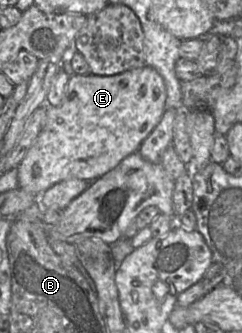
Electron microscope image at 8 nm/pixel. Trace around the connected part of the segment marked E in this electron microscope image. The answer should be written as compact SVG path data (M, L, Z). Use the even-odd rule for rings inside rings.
M148 65L112 76L70 76L61 105L47 108L43 127L18 166L19 187L40 196L56 183L67 179L95 181L118 166L128 155L138 151L141 143L160 122L166 110L166 99L163 77Z

